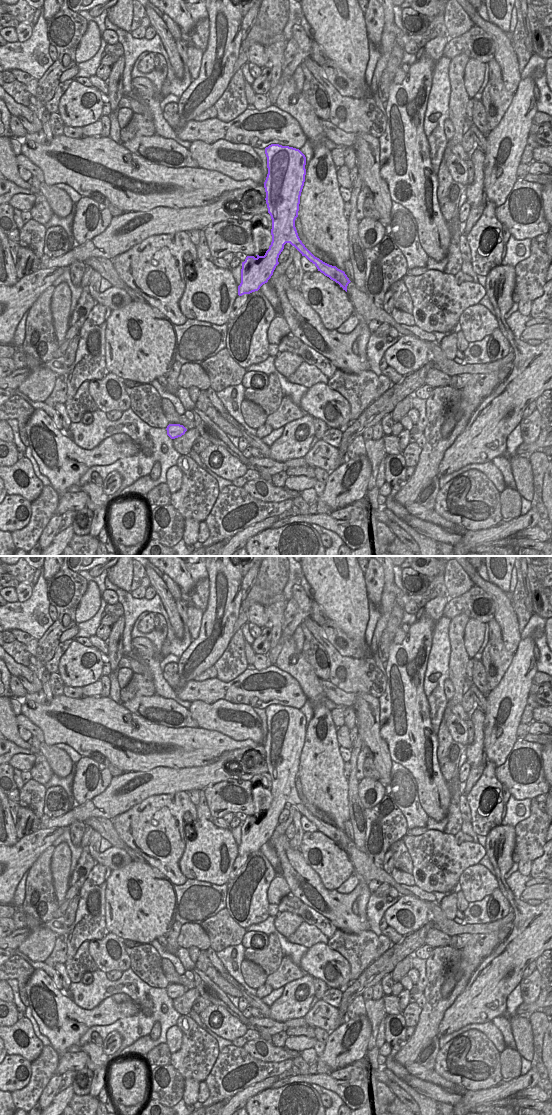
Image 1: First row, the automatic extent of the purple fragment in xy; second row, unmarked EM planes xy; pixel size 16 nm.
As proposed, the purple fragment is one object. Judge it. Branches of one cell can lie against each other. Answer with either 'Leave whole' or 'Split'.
Leave whole

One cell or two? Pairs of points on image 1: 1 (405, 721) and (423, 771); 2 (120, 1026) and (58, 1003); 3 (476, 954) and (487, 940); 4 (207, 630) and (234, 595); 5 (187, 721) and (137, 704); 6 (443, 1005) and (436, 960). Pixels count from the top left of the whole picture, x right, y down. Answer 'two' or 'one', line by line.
1: one
2: two
3: one
4: one
5: one
6: one

